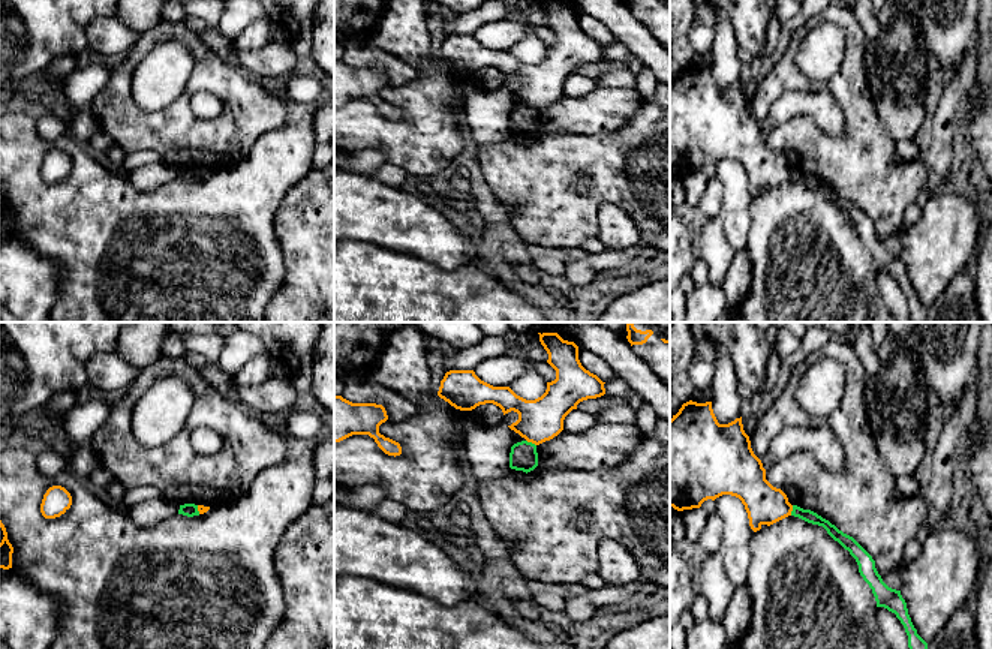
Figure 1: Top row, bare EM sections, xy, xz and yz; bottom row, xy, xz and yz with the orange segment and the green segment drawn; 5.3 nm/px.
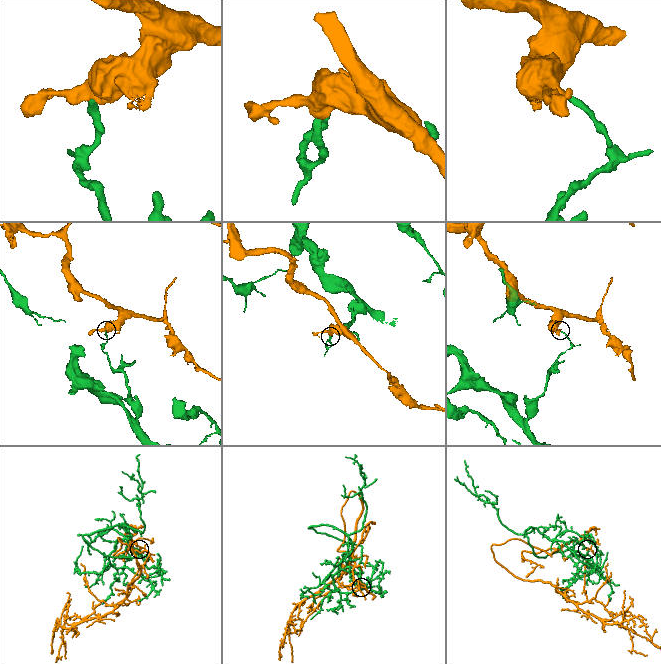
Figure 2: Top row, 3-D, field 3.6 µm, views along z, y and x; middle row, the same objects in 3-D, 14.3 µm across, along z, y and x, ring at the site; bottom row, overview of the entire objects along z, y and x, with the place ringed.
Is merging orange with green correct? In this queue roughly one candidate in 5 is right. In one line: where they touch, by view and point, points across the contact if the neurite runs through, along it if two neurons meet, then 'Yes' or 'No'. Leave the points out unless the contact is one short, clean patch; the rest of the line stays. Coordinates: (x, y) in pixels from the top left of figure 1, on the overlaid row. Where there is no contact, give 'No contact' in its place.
Touches orange at xz (531, 441). Boundary: xz (526, 439), (535, 445). No

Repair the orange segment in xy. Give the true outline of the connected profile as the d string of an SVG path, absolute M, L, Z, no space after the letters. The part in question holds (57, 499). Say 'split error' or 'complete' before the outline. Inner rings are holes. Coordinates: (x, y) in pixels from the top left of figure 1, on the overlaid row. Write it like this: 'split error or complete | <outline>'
complete | M52 486L43 495L40 513L45 519L55 519L64 514L72 505L70 493L61 486Z

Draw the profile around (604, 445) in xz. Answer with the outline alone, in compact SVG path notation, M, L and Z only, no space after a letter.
M595 423L581 433L562 430L536 445L538 466L575 471L608 471L623 463L643 433L635 424Z

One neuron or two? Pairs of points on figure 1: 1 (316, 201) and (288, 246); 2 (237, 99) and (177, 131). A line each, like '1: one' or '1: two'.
1: one
2: one

